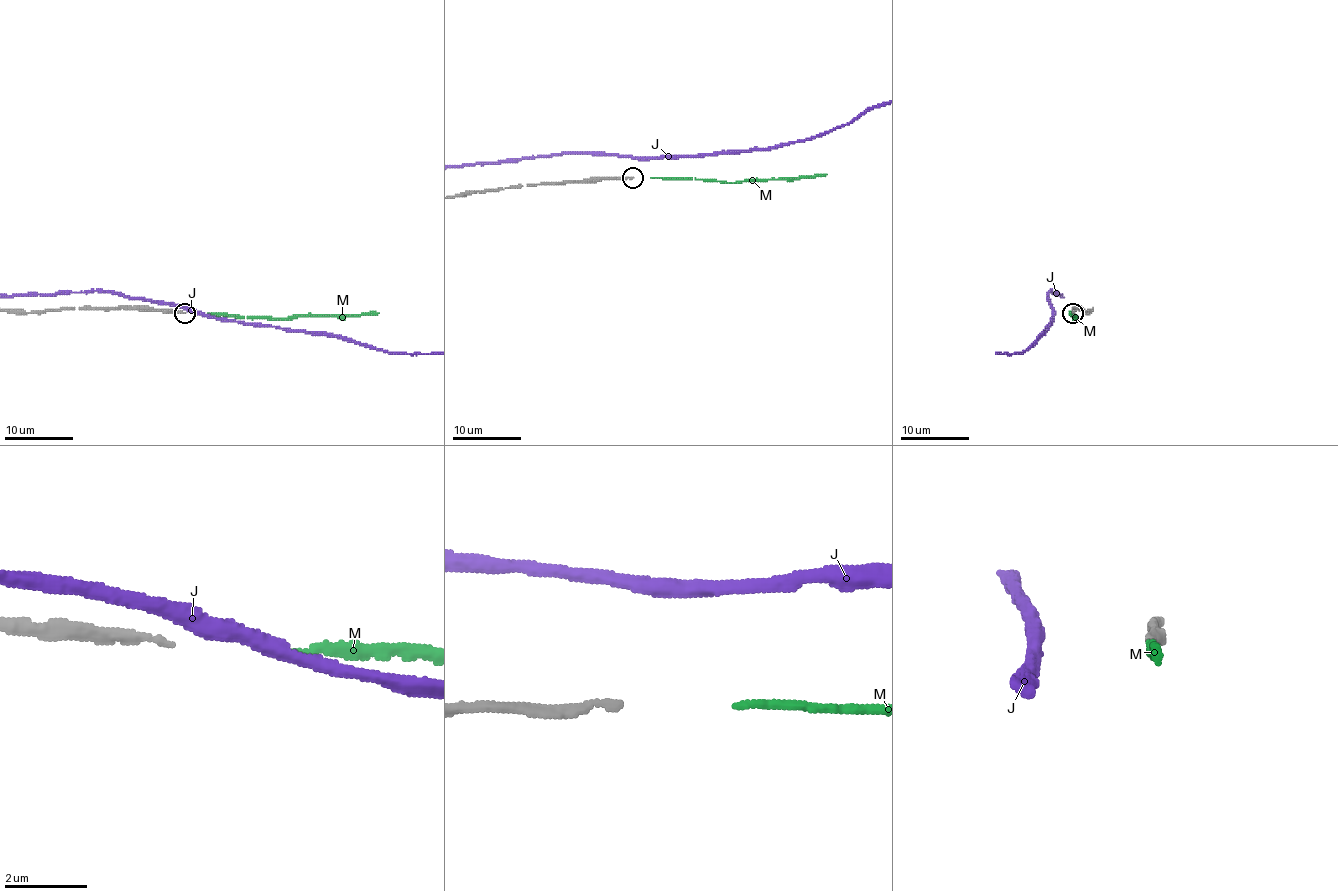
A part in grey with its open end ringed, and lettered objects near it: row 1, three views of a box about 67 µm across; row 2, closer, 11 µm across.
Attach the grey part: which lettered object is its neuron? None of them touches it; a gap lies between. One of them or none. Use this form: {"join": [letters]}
{"join": ["M"]}

